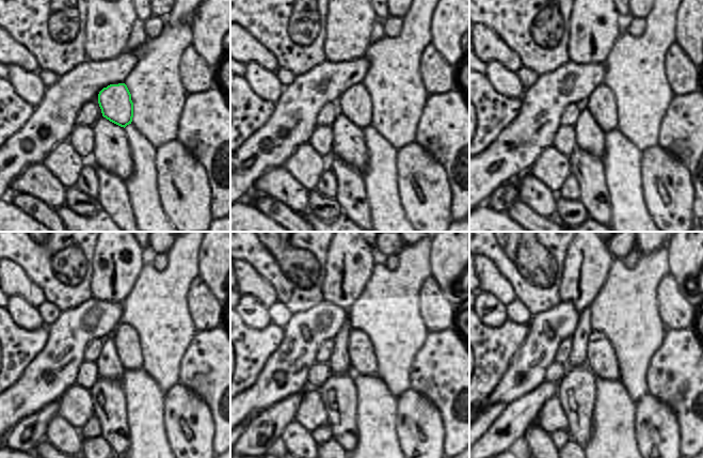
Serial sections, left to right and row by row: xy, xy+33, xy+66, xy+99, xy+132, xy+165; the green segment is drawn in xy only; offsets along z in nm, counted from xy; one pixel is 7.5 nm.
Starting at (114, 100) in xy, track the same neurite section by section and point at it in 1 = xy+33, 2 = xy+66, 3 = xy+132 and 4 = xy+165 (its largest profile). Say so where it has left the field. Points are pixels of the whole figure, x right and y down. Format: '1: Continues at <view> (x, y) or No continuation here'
1: Continues at xy+33 (356, 103)
2: Continues at xy+66 (602, 104)
3: Continues at xy+132 (364, 354)
4: Continues at xy+165 (603, 358)

